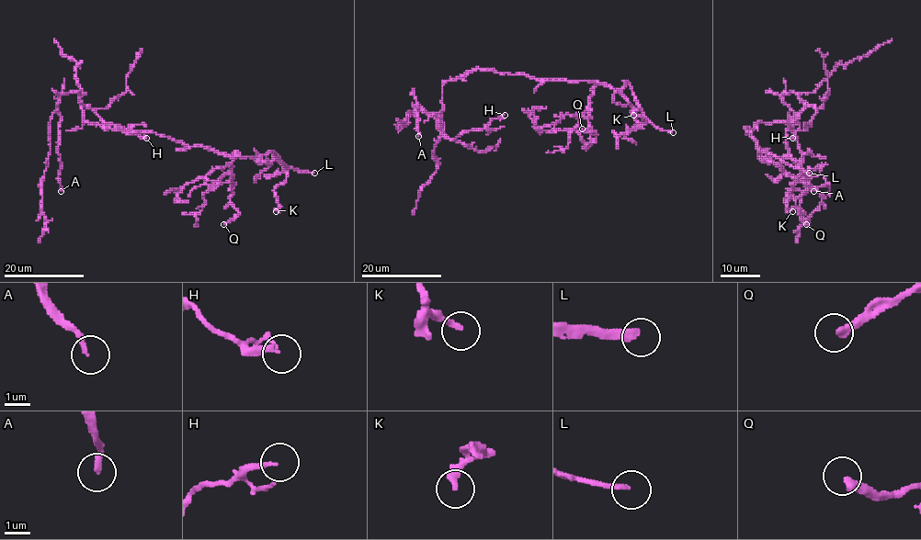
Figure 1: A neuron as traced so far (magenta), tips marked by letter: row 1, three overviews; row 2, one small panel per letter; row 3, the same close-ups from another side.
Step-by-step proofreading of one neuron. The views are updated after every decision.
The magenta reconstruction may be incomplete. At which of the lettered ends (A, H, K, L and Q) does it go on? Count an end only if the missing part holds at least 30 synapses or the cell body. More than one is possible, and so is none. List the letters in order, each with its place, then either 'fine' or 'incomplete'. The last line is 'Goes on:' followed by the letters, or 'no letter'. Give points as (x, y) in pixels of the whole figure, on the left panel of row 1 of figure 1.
A: place (61, 191); fine
H: place (146, 138); fine
K: place (276, 211); incomplete
L: place (314, 173); incomplete
Q: place (223, 224); fine
Goes on: K, L

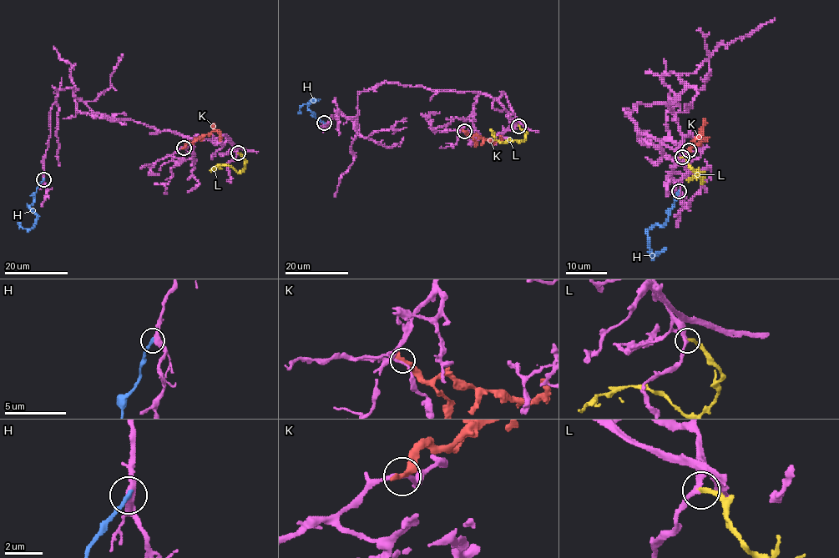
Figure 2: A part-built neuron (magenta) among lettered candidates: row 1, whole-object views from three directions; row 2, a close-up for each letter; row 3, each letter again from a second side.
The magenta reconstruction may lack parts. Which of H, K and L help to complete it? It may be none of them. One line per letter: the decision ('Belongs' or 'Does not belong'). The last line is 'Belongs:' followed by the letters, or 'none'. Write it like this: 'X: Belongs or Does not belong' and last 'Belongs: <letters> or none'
H: Does not belong
K: Does not belong
L: Belongs
Belongs: L

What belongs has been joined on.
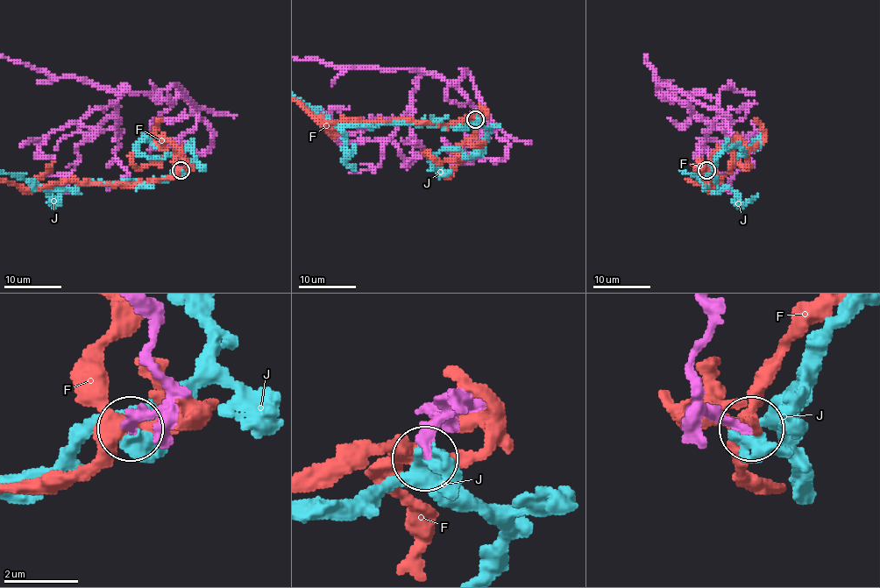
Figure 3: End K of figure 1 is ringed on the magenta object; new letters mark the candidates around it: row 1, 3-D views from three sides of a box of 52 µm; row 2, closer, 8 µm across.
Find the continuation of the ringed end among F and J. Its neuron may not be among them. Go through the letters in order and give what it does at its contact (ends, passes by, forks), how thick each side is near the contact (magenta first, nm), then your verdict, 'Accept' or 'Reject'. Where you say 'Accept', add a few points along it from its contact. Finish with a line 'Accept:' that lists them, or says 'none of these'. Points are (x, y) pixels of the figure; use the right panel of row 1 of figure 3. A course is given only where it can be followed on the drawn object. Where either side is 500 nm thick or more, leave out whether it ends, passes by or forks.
F: It forks there. Thickness 280 nm (magenta) against 400 nm. Reject
J: It forks there. Thickness 280 nm (magenta) against 380 nm. Reject
Accept: none of these

